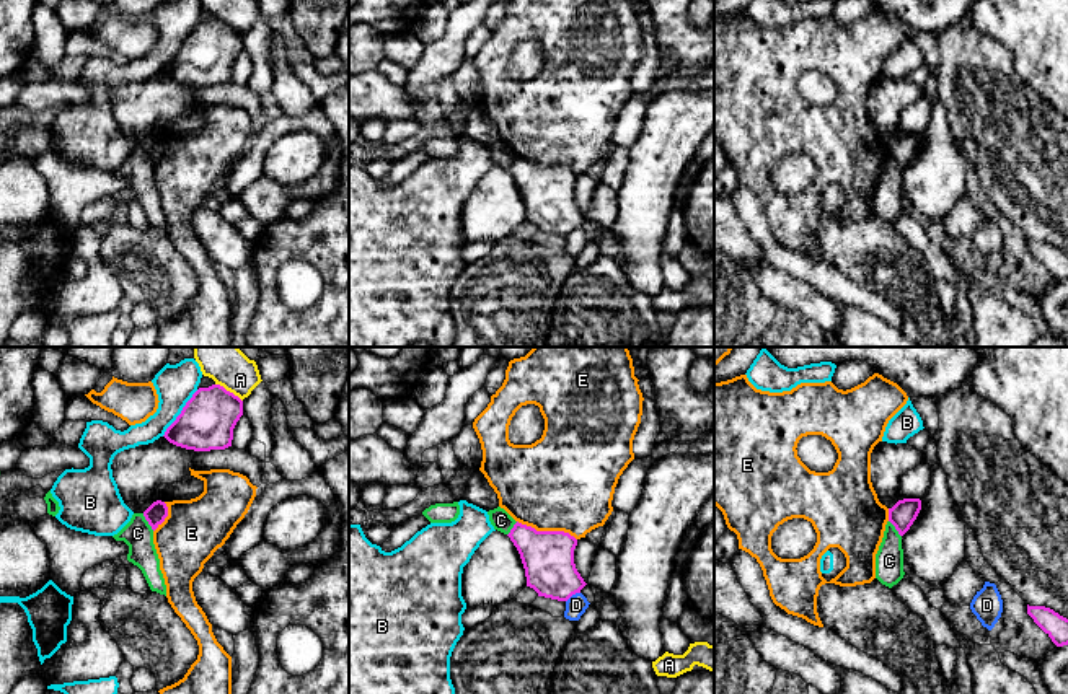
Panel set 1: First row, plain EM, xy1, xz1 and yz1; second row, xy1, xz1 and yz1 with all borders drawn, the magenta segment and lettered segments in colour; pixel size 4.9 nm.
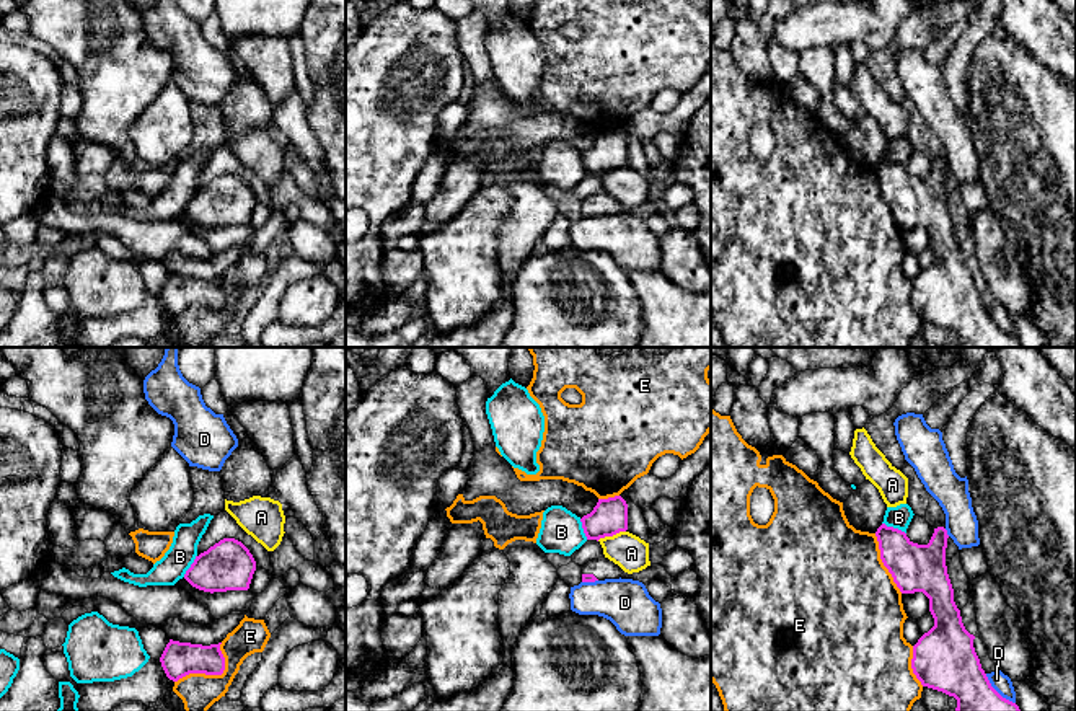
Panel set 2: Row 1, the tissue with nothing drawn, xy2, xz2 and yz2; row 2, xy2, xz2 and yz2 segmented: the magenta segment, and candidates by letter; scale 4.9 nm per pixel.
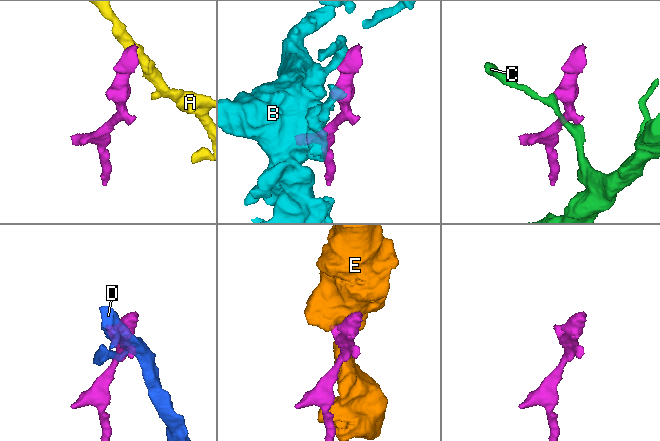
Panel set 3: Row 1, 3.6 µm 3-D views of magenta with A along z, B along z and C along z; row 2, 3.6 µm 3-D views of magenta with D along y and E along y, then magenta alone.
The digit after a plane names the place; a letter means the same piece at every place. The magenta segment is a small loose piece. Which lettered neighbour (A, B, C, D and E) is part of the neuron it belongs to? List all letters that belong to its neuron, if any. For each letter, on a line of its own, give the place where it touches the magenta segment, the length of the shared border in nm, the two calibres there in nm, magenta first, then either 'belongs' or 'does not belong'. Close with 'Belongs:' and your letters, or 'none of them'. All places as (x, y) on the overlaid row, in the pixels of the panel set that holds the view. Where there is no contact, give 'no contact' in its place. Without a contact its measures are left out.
A: contact xz2 (610, 535); length 150 nm; calibres 180 and 170 nm; does not belong
B: contact xy1 (181, 412); length 300 nm; calibres 280 and 200 nm; does not belong
C: contact xy1 (147, 520); length 110 nm; calibres 100 and 150 nm; does not belong
D: contact xz1 (573, 593); length 90 nm; calibres 260 and 100 nm; does not belong
E: contact xy2 (212, 674); length 300 nm; calibres 170 and 180 nm; does not belong
Belongs: none of them

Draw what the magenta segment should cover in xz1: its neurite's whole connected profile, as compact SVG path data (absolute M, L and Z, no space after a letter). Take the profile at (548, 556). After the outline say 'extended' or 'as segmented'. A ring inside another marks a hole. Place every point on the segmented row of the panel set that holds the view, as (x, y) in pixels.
M515 523L507 534L517 547L527 586L538 596L567 601L587 585L574 564L577 539L564 531L536 531Z; as segmented

